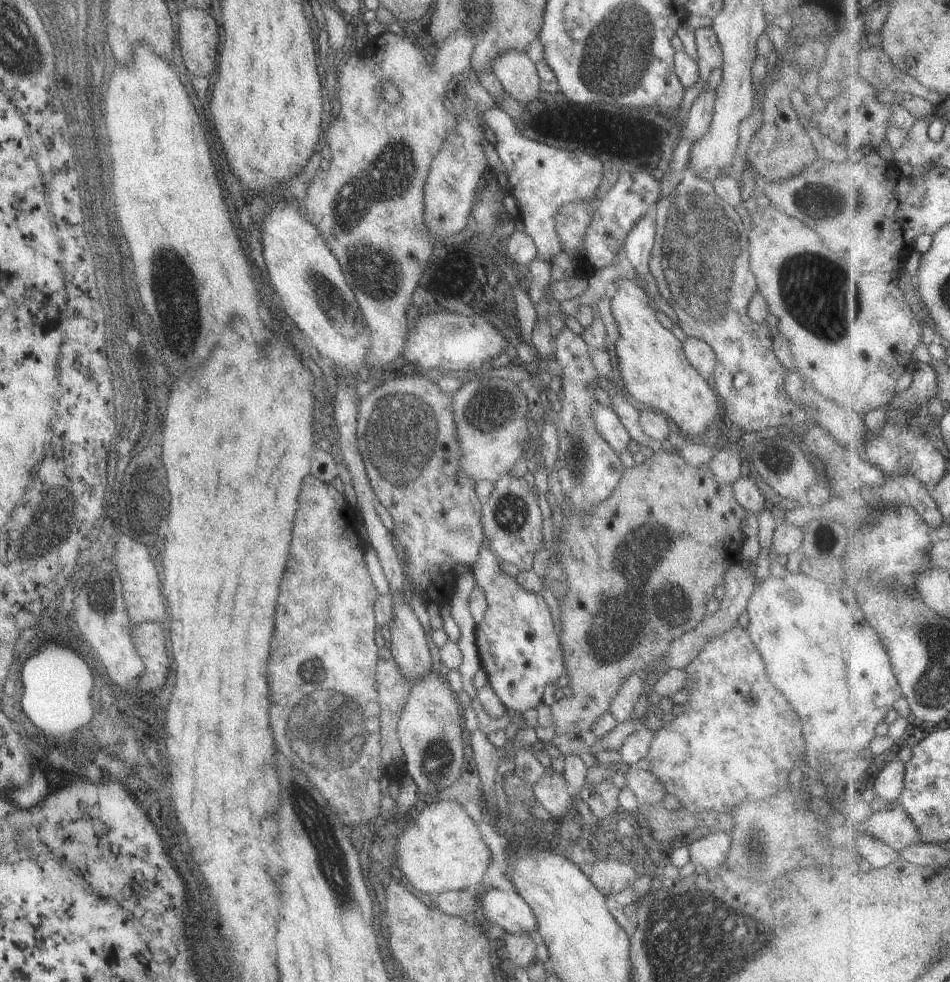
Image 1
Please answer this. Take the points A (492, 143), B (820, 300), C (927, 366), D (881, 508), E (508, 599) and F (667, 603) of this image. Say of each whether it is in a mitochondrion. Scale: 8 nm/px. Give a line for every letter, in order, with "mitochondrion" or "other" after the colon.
A: other
B: mitochondrion
C: other
D: other
E: other
F: mitochondrion

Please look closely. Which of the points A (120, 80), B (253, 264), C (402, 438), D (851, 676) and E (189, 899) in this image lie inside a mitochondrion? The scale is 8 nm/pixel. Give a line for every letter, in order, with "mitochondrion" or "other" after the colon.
A: other
B: other
C: mitochondrion
D: other
E: other

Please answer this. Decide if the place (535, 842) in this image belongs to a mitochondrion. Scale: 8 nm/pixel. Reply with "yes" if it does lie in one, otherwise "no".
no

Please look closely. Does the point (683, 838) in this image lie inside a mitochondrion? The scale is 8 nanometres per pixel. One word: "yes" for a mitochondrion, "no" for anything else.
no

